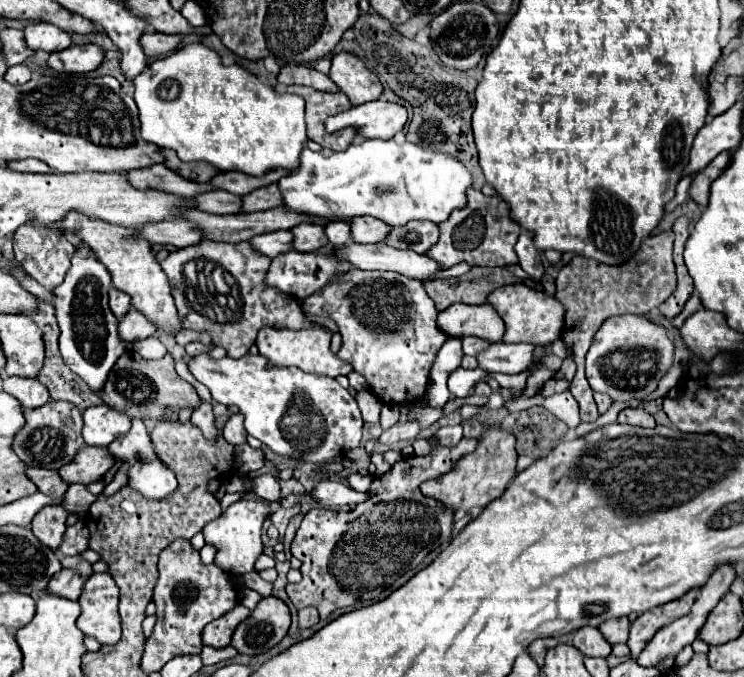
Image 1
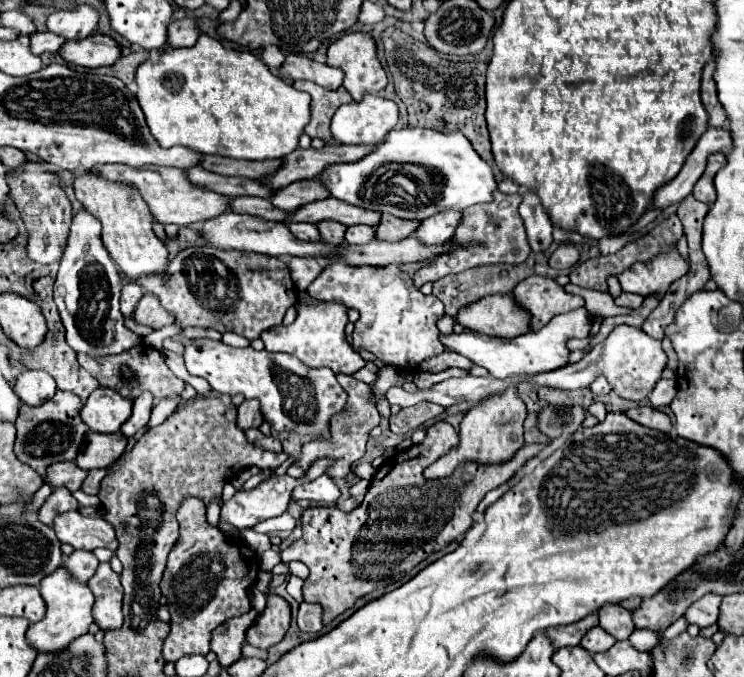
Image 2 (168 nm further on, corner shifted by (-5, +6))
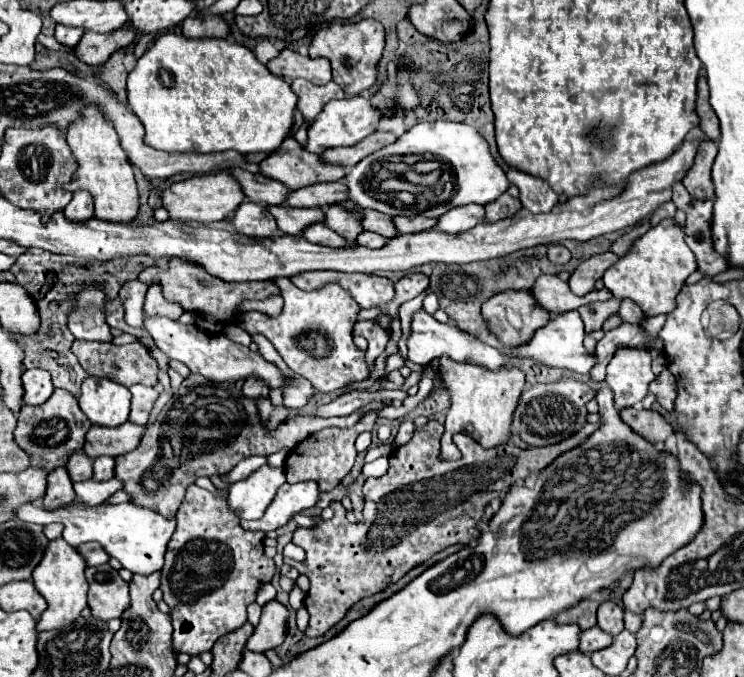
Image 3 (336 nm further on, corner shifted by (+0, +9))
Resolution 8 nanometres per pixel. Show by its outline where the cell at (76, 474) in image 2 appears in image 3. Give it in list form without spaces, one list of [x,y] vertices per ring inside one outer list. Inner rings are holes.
[[[75,452],[75,456],[69,458],[67,468],[71,472],[71,480],[89,480],[93,476],[93,460],[85,452]]]

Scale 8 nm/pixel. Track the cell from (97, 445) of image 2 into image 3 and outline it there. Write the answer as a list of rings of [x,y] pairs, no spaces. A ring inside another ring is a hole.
[[[125,422],[123,426],[115,428],[105,428],[105,426],[93,426],[87,432],[87,442],[85,442],[85,452],[91,458],[97,456],[121,456],[131,450],[135,450],[141,442],[145,428],[133,422]]]

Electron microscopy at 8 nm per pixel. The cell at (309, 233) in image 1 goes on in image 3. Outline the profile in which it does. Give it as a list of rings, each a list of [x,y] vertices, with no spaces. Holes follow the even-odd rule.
[[[331,206],[331,208],[327,208],[327,224],[325,226],[339,232],[347,240],[355,240],[363,232],[361,216],[363,216],[361,212],[351,212],[347,208]]]

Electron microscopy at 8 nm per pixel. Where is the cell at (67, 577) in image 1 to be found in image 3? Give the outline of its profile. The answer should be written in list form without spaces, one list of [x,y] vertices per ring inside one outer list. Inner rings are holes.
[[[87,542],[87,544],[79,546],[79,552],[87,560],[89,566],[97,566],[97,564],[107,564],[109,562],[109,554],[105,552],[105,548],[99,542]]]

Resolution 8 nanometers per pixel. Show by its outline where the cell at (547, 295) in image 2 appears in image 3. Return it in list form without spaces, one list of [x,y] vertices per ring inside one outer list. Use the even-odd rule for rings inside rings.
[[[545,274],[545,276],[539,276],[539,280],[535,282],[533,286],[533,296],[535,300],[545,308],[549,310],[553,316],[557,314],[563,314],[563,312],[571,312],[571,310],[577,310],[579,306],[583,304],[591,304],[591,302],[603,302],[603,300],[609,300],[613,298],[611,292],[607,292],[607,288],[603,290],[593,290],[589,292],[587,296],[575,296],[569,288],[567,282],[563,282],[559,276],[551,276],[551,274]]]

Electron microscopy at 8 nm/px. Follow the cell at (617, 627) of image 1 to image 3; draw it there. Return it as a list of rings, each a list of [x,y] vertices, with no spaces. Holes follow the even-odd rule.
[[[605,600],[597,610],[597,626],[607,634],[617,636],[623,630],[623,610],[613,600]]]

